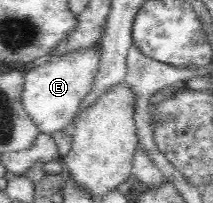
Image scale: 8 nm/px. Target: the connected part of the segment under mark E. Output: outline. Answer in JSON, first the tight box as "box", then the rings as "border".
{"box":[21,43,101,136],"border":[[[99,43],[90,48],[76,49],[62,59],[25,69],[21,102],[27,116],[41,135],[52,136],[72,123],[82,100],[91,92],[91,83],[97,73],[101,55]]]}

